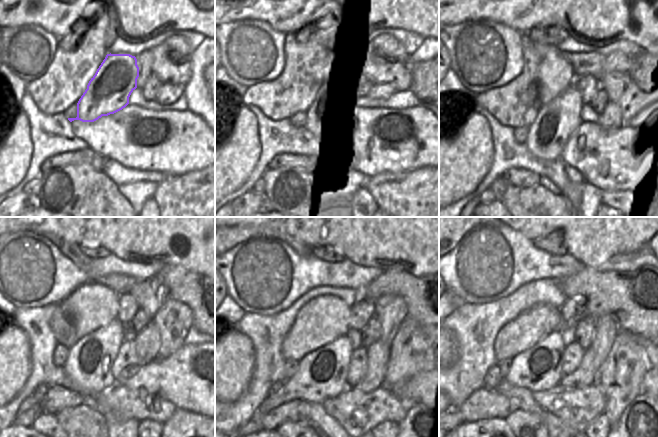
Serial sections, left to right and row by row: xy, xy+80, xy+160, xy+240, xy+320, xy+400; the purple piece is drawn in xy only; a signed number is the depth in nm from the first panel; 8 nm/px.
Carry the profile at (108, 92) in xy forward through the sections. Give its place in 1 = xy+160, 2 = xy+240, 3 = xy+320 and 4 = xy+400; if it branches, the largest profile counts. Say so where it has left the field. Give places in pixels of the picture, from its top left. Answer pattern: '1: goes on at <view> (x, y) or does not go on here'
1: goes on at xy+160 (554, 123)
2: goes on at xy+240 (90, 359)
3: goes on at xy+320 (320, 375)
4: goes on at xy+400 (538, 369)

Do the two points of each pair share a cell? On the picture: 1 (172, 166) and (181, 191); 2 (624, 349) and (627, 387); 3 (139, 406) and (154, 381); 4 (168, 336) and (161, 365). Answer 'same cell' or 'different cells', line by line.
1: different cells
2: same cell
3: different cells
4: different cells

